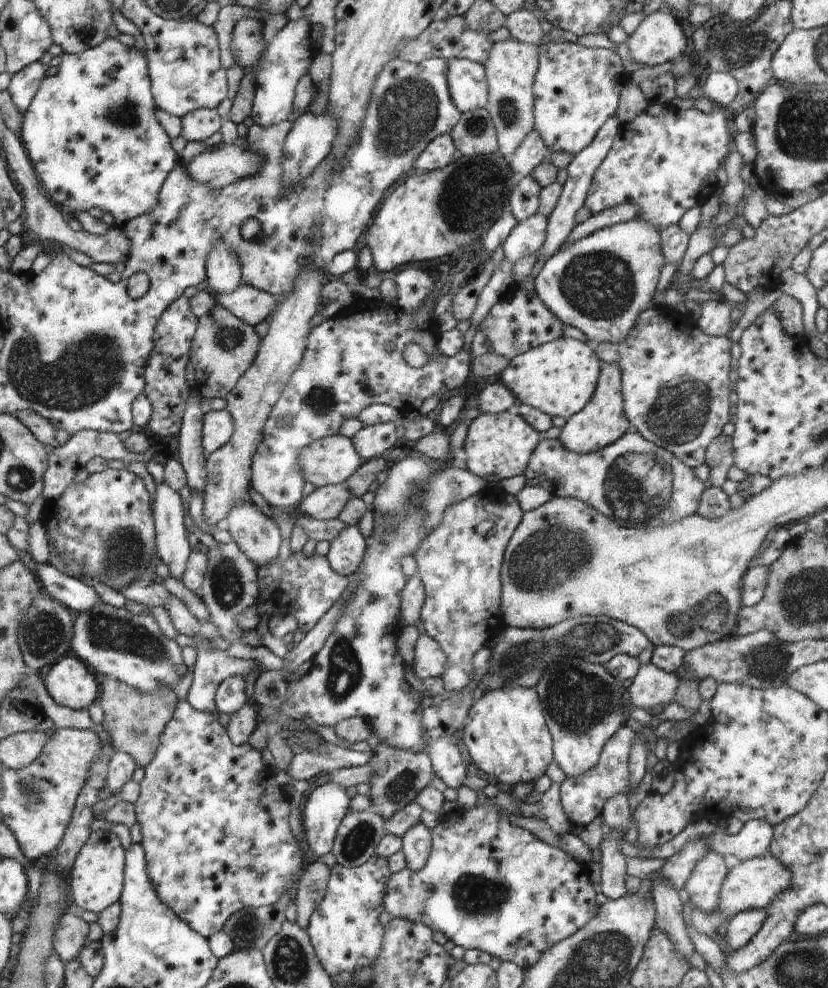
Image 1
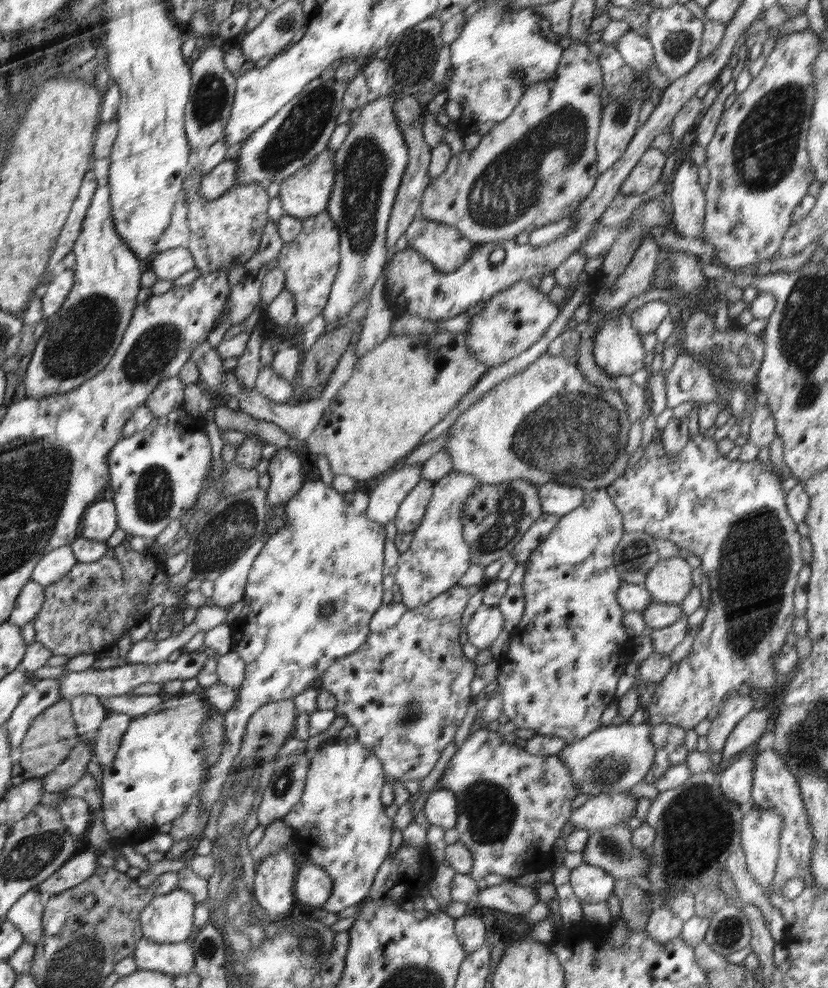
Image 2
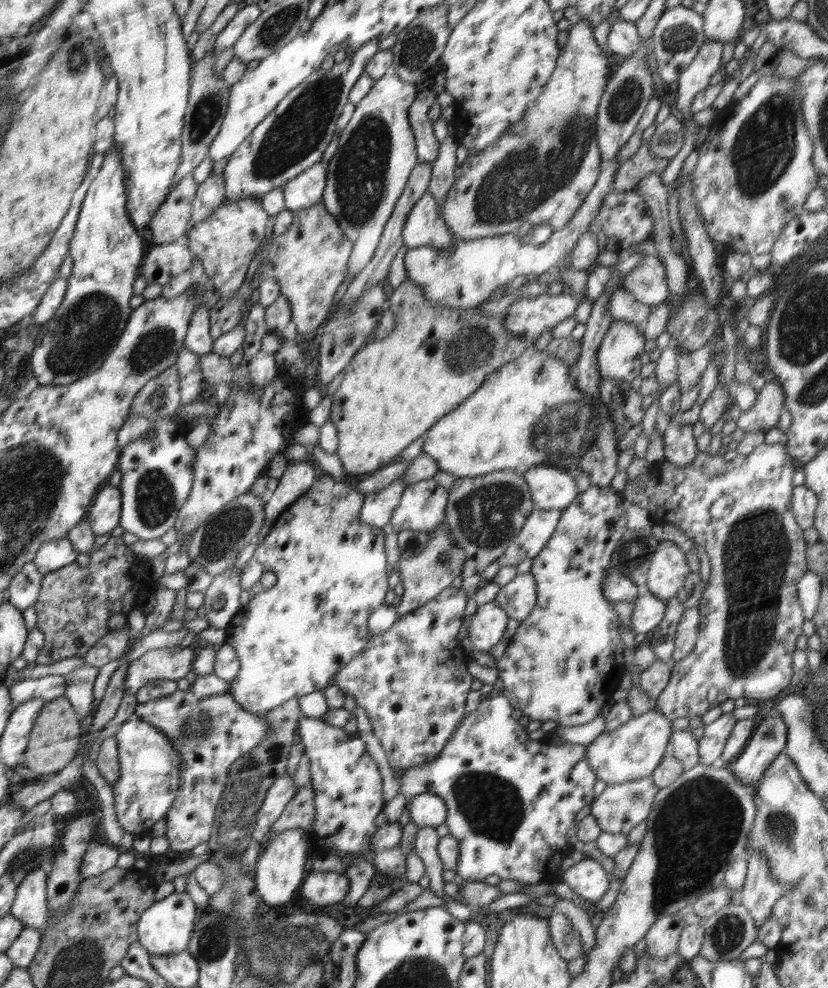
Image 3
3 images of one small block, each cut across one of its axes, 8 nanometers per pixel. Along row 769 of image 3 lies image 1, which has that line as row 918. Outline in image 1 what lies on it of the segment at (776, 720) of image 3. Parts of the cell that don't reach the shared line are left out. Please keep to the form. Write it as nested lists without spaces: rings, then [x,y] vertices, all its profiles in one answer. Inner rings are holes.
[[[764,909],[743,910],[730,920],[724,939],[736,952],[752,940],[752,937],[762,928],[764,920],[766,920],[766,910]]]

